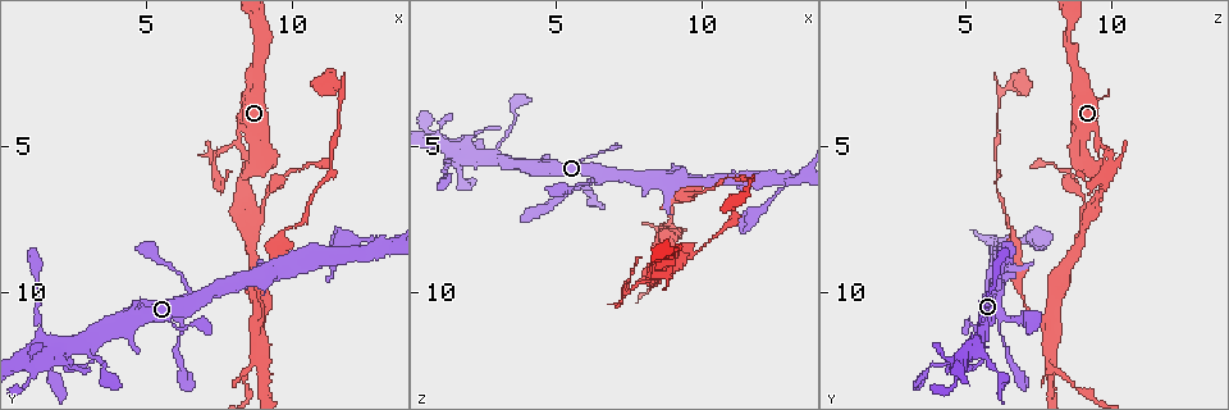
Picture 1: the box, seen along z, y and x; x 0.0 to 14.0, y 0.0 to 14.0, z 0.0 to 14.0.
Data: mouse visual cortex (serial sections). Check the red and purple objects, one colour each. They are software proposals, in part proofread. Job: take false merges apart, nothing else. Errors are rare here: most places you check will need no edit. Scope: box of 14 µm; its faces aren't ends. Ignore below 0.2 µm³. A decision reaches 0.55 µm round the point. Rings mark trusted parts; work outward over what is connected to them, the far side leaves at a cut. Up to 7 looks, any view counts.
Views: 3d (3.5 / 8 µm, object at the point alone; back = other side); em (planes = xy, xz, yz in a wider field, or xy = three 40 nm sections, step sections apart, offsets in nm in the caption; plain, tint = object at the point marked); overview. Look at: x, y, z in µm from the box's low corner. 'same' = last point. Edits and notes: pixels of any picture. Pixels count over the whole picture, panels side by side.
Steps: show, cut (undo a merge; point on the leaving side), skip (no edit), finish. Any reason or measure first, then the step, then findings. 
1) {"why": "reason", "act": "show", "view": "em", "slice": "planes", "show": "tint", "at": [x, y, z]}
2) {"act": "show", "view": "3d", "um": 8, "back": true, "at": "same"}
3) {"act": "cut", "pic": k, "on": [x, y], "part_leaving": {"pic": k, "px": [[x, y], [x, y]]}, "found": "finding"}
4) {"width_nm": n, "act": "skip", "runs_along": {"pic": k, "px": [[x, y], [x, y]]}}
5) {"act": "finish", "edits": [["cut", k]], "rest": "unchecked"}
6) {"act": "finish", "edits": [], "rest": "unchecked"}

{"why": "two arms in line, one across", "act": "show", "view": "3d", "um": 3.5, "at": [8.3, 7.0, 9.3]}

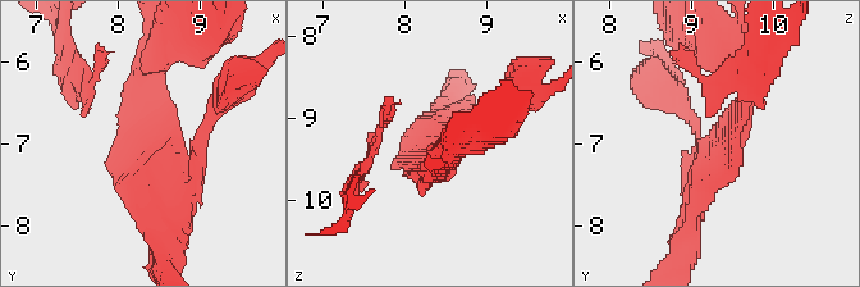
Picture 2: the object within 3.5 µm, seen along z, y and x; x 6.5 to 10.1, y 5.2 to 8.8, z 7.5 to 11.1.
{"why": "need the tissue", "act": "show", "view": "em", "slice": "xy", "step": 2, "show": "tint", "at": [8.35, 7.15, 9.40]}

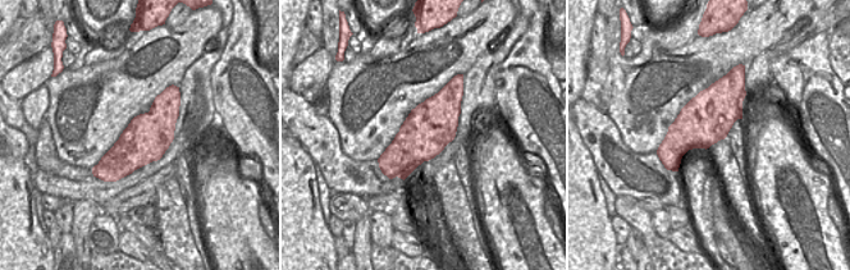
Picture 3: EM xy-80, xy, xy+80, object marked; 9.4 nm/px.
{"act": "skip", "runs_along": {"pic": 2, "px": [[746, 74], [690, 228]]}, "found": "all the same cell"}

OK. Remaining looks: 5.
{"why": "abrupt turn", "act": "show", "view": "3d", "um": 3.5, "at": [8.7, 12.1, 7.8]}

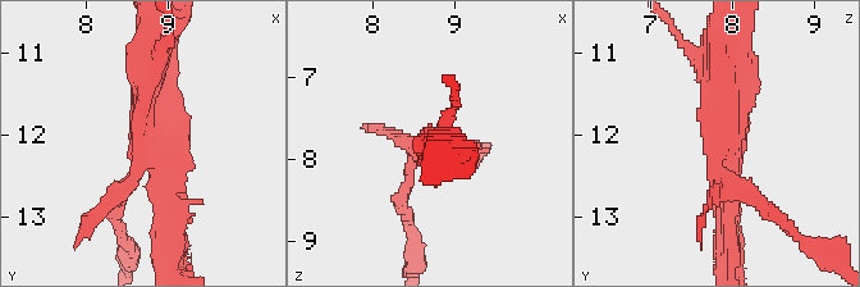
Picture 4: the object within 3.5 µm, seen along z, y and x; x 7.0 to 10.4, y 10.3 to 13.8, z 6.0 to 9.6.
{"why": "need the tissue", "act": "show", "view": "em", "slice": "xy", "step": 2, "show": "tint", "at": [8.70, 12.10, 7.90]}

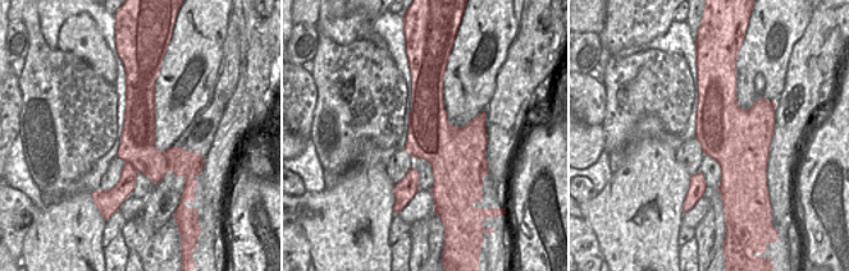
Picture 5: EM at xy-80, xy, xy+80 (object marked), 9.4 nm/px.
{"width_nm": 460, "act": "cut", "pic": 4, "on": [750, 192], "part_leaving": {"pic": 4, "px": [[714, 160], [727, 185], [800, 235]]}, "found": "a second cell is stuck on"}

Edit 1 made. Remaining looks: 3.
{"why": "narrows sharply", "act": "show", "view": "3d", "um": 3.5, "back": true, "at": [10.9, 6.4, 6.2]}

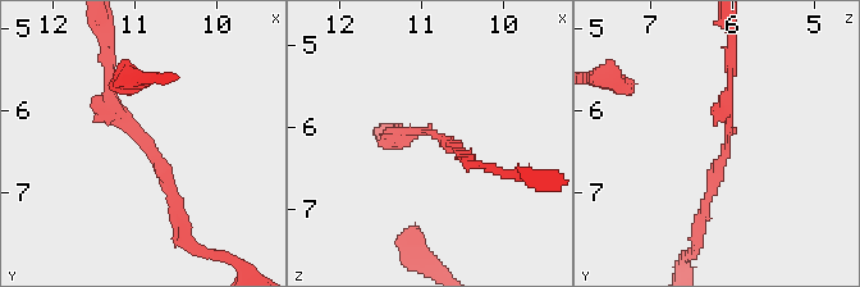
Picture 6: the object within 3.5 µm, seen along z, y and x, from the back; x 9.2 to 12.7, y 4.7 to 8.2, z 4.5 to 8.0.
{"arm_widths_nm": [150, 150], "act": "show", "view": "em", "slice": "xy", "step": 5, "show": "tint", "at": [10.90, 6.40, 6.10]}

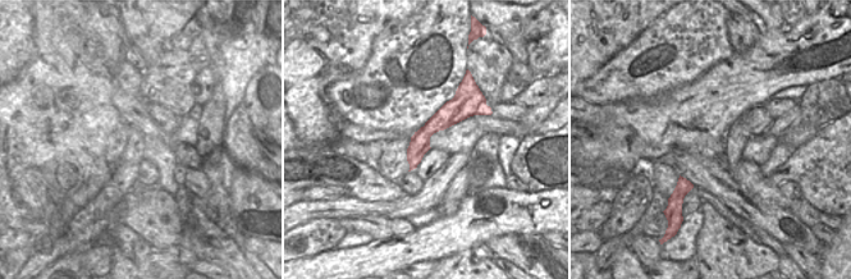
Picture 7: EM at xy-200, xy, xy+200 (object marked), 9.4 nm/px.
{"act": "skip", "runs_along": {"pic": 6, "px": [[177, 214], [158, 159], [110, 104], [110, 65]]}, "found": "all the same cell"}

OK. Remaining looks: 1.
{"act": "finish", "edits": [["cut", 4]], "rest": "unchecked"}

